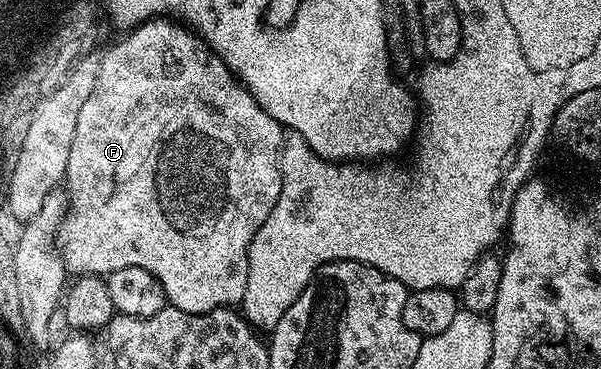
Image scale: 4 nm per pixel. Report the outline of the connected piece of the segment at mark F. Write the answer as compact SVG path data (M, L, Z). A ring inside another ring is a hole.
M156 18L145 21L138 28L130 29L124 36L127 36L124 40L117 41L107 53L106 51L102 53L99 69L97 70L97 82L93 82L93 90L89 93L89 98L85 98L85 106L81 106L81 114L77 114L77 128L73 130L73 144L69 146L69 166L65 177L65 195L69 201L69 207L67 216L59 228L59 252L63 256L63 265L67 267L68 273L71 274L102 276L104 278L115 270L124 269L127 266L139 266L153 274L153 278L161 284L161 289L164 290L166 296L166 303L170 307L185 310L189 314L201 314L202 312L211 312L215 308L231 308L232 306L242 305L245 282L249 282L249 246L253 242L257 230L261 230L265 218L269 218L273 206L277 206L277 194L281 194L279 159L283 149L285 129L282 124L277 123L273 118L269 118L269 114L265 114L265 110L261 110L261 106L257 106L253 94L249 94L249 90L240 82L238 76L229 70L229 66L225 66L225 62L221 62L219 55L207 45L202 36L196 34L192 29L180 26L167 18Z

